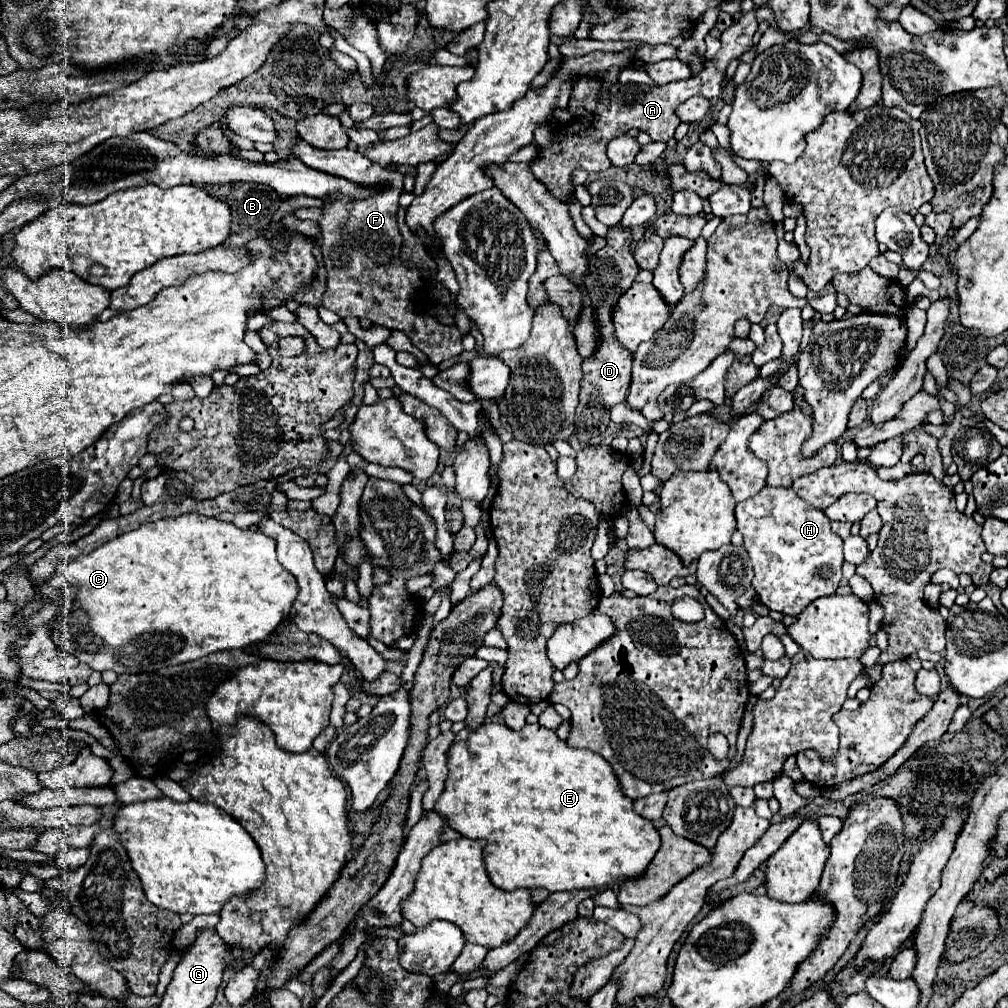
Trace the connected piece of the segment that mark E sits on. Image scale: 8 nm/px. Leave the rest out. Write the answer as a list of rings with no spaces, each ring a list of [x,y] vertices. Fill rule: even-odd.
[[[484,723],[484,725],[480,725],[480,729],[472,731],[466,741],[460,741],[450,749],[448,769],[450,769],[450,773],[448,773],[448,779],[446,779],[446,789],[440,795],[440,799],[436,801],[434,809],[442,817],[446,817],[446,821],[452,829],[462,833],[464,837],[484,841],[484,849],[486,849],[484,861],[486,861],[490,881],[502,891],[516,891],[516,889],[522,889],[522,887],[530,887],[530,889],[544,887],[548,891],[572,891],[572,889],[598,889],[598,891],[602,891],[608,885],[620,885],[624,881],[638,881],[646,873],[656,851],[660,849],[658,829],[654,827],[654,823],[650,819],[644,819],[642,815],[638,815],[634,811],[634,801],[624,795],[620,779],[616,777],[616,773],[612,771],[608,761],[604,761],[604,757],[600,757],[598,753],[592,753],[590,749],[570,747],[554,731],[550,731],[550,729],[546,729],[538,723],[536,725],[524,725],[520,731],[508,729],[504,723]]]

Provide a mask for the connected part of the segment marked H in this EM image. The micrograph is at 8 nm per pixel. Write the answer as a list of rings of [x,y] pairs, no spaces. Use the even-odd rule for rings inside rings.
[[[764,487],[756,497],[740,501],[736,505],[736,521],[738,531],[744,537],[744,549],[750,555],[754,567],[752,587],[758,593],[758,599],[772,611],[780,611],[786,615],[802,613],[814,599],[834,595],[838,583],[842,579],[842,539],[832,533],[830,519],[824,511],[800,501],[792,489],[772,489]]]

